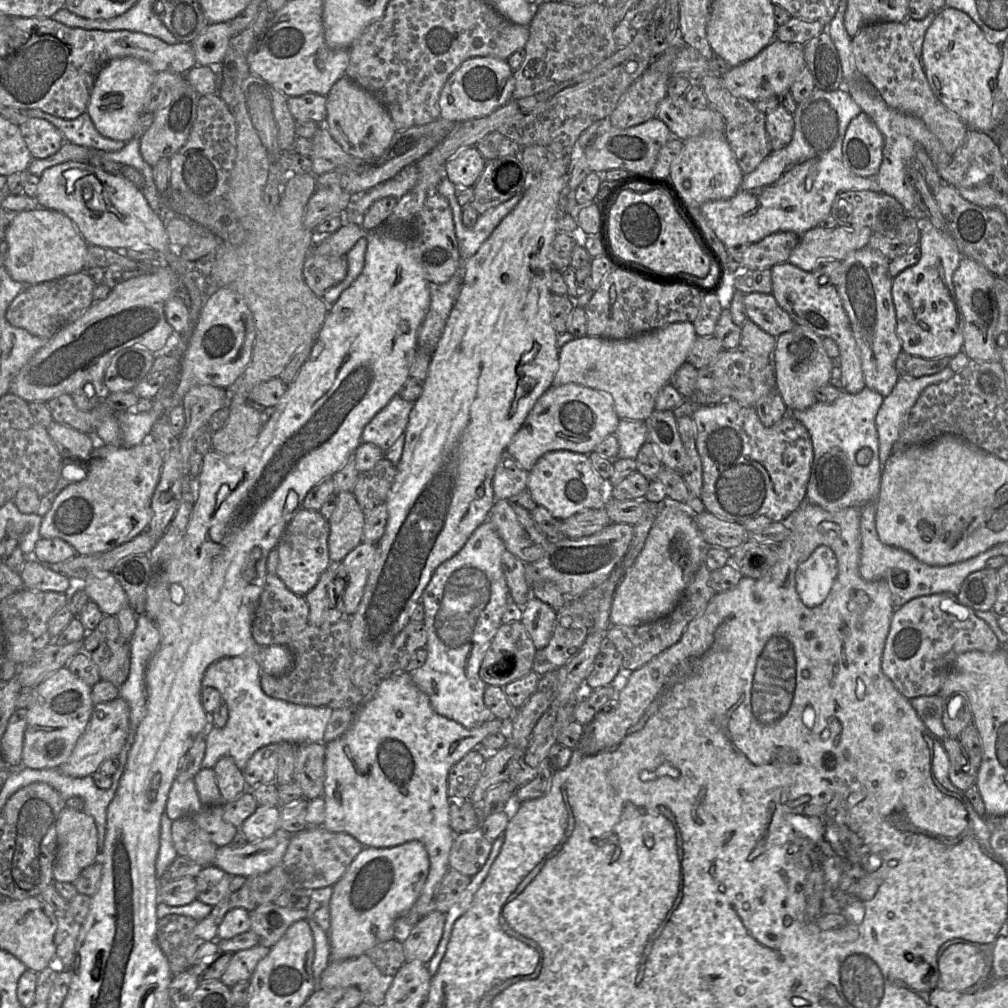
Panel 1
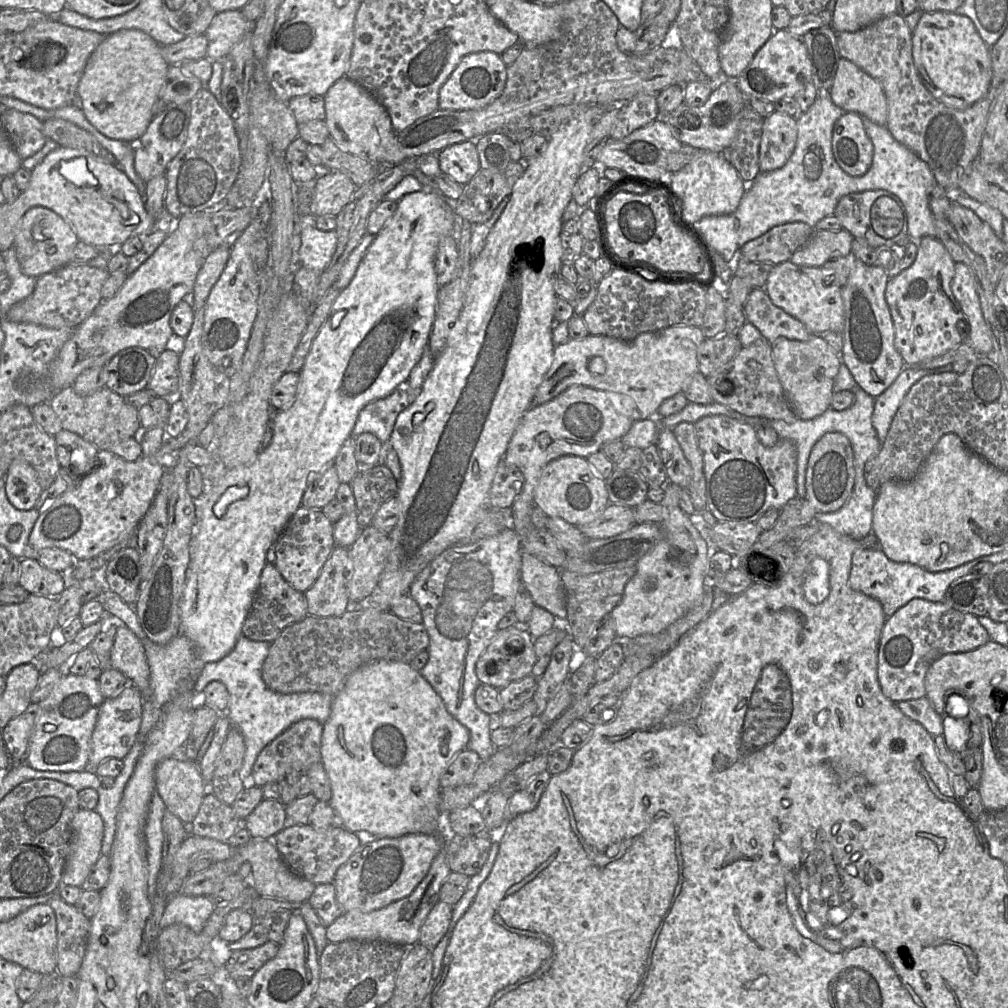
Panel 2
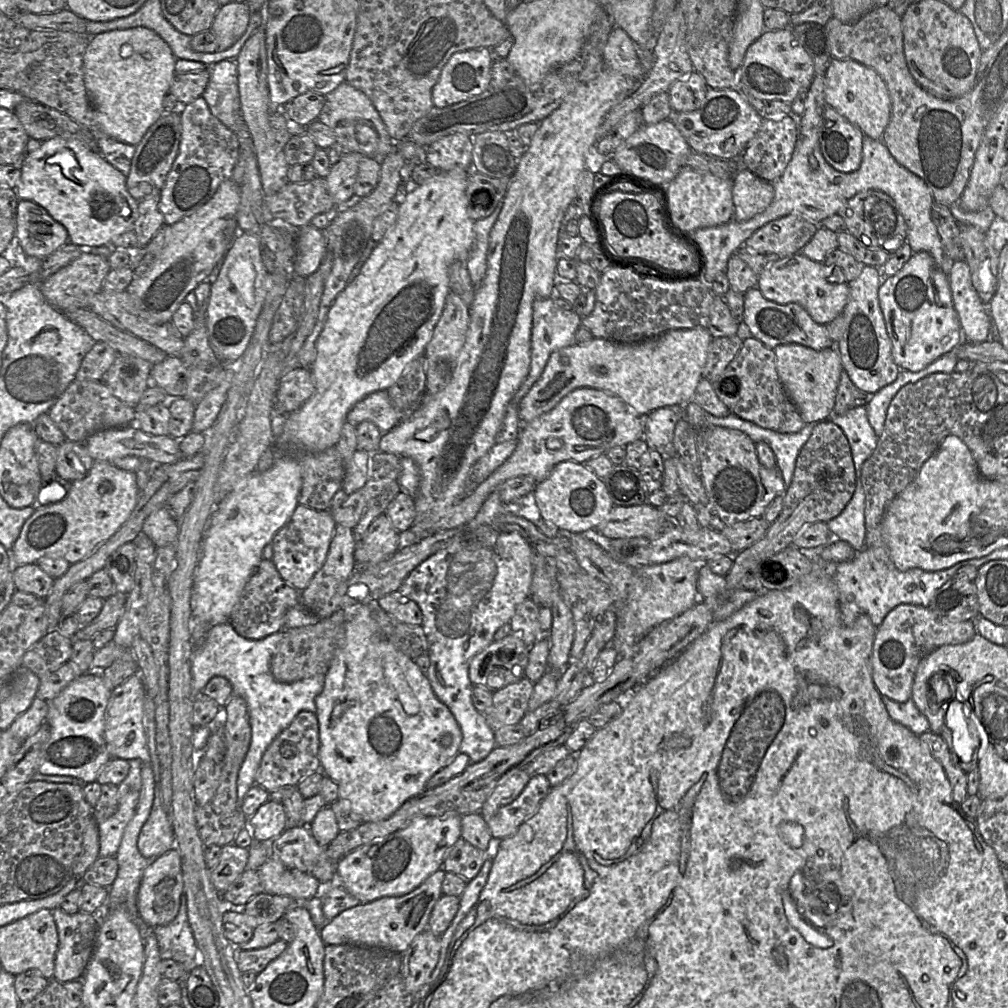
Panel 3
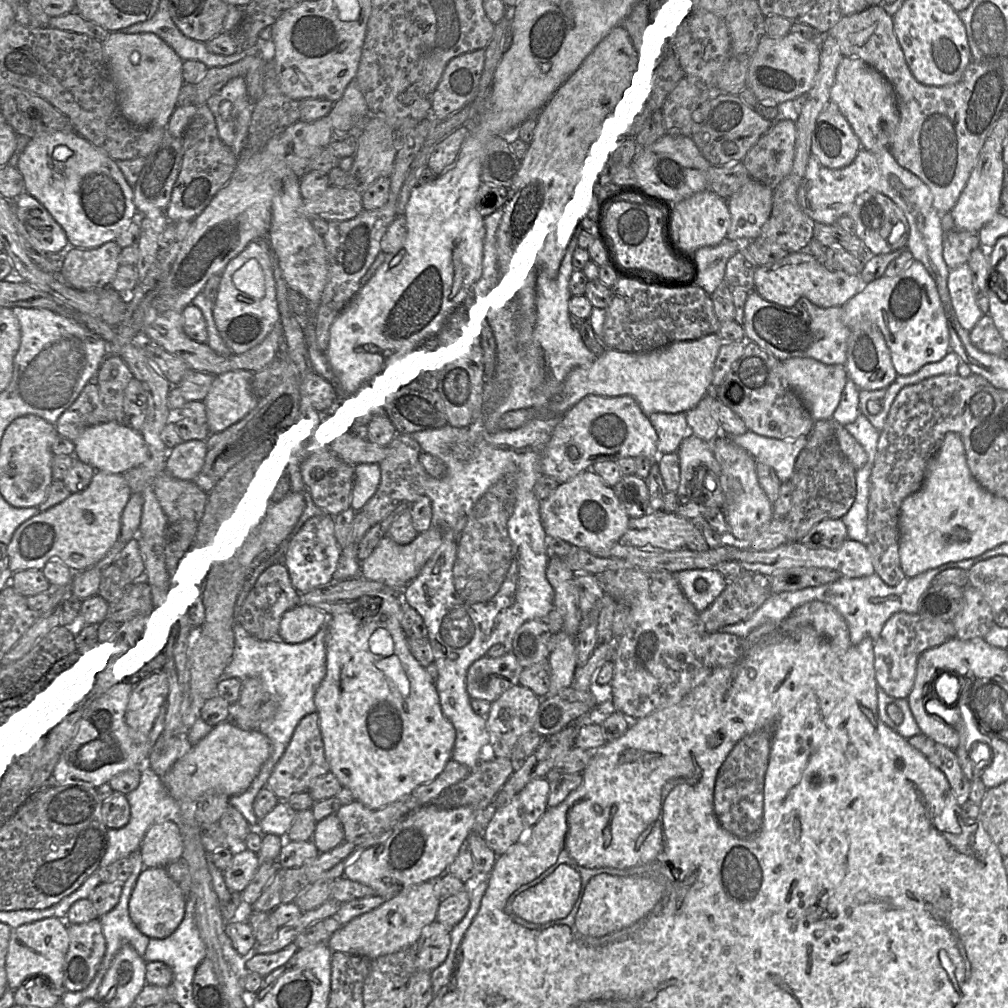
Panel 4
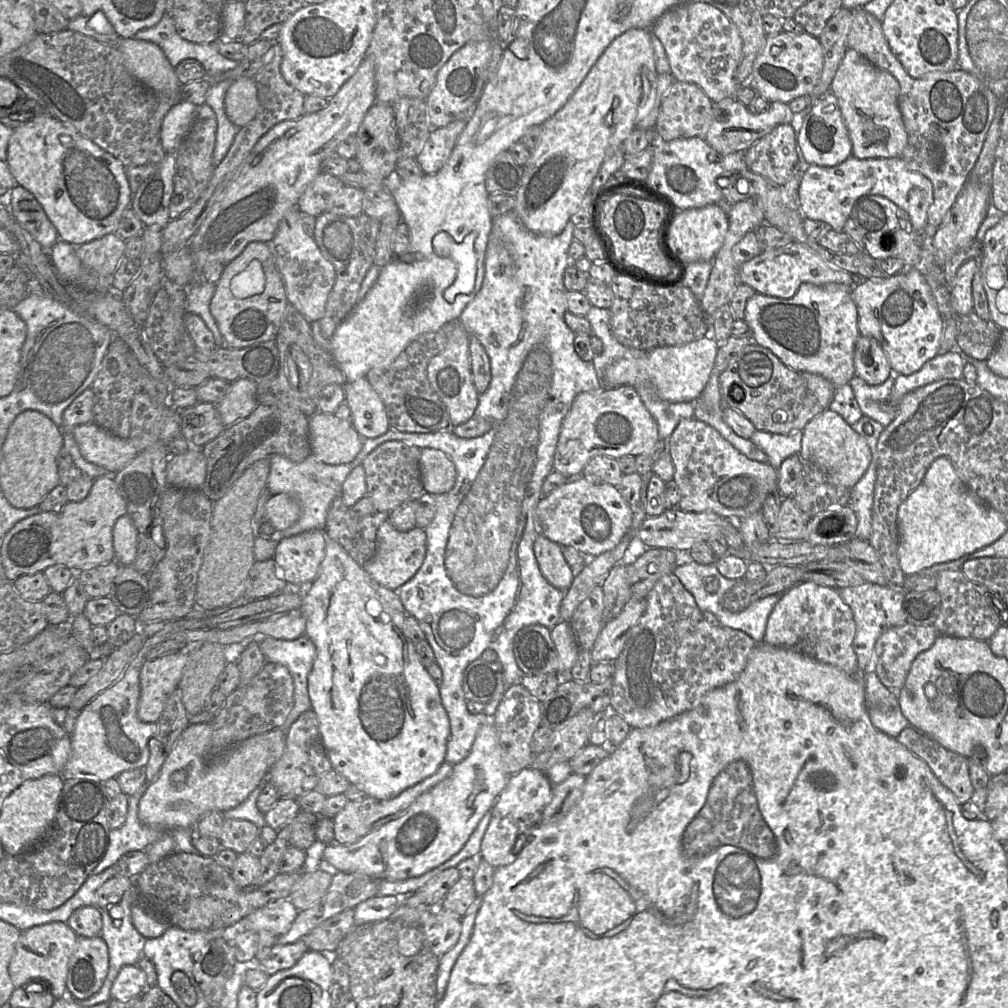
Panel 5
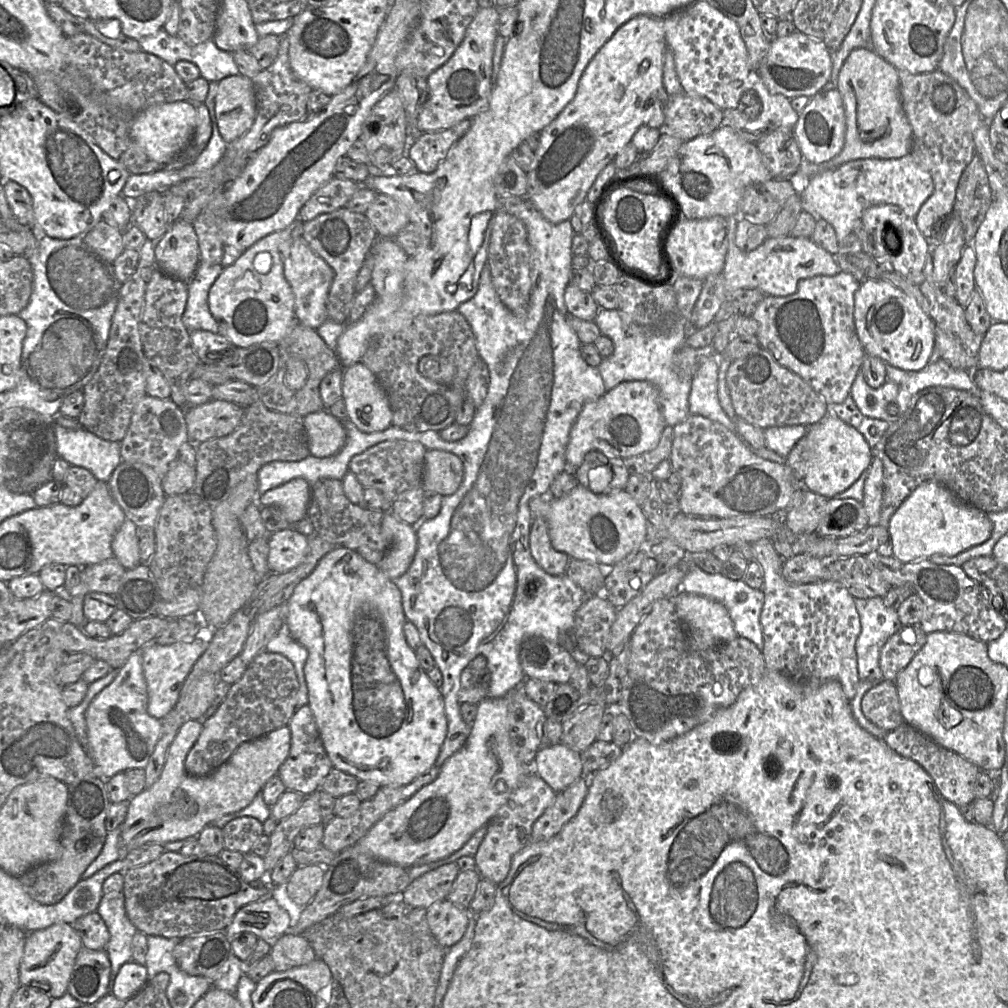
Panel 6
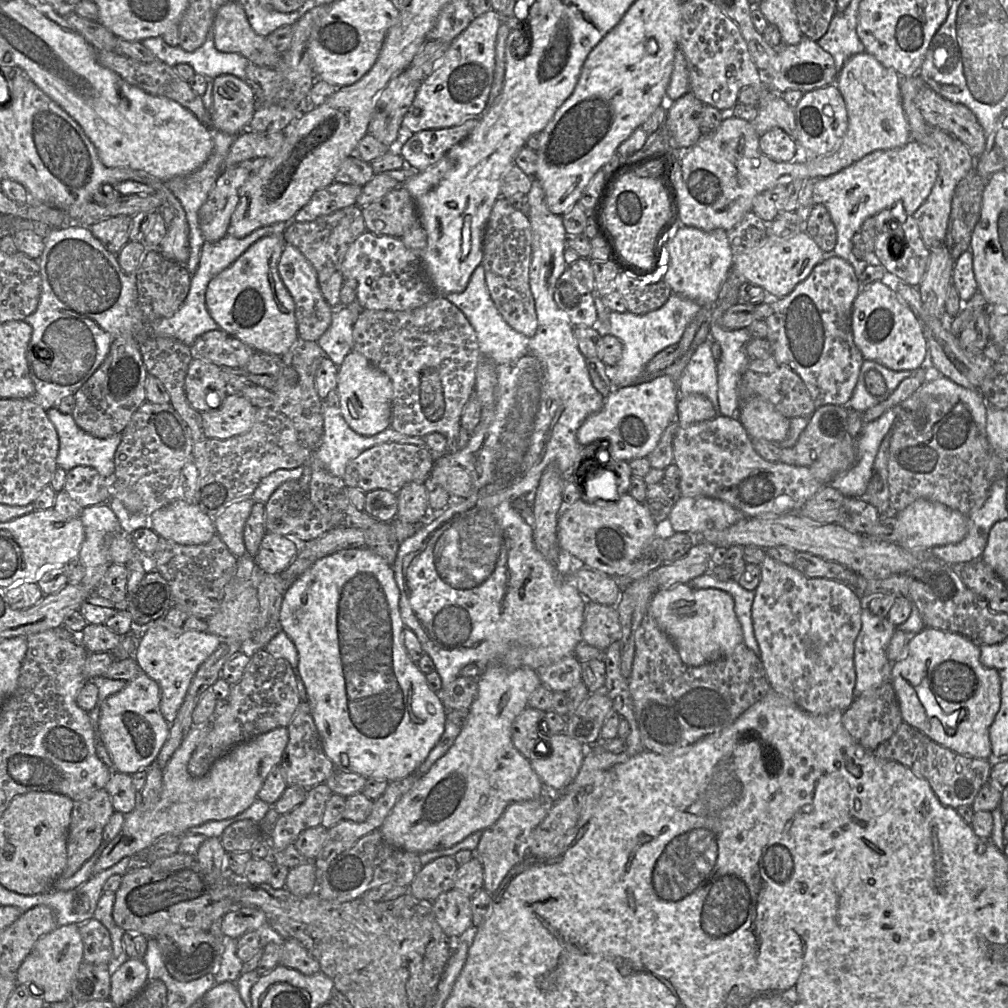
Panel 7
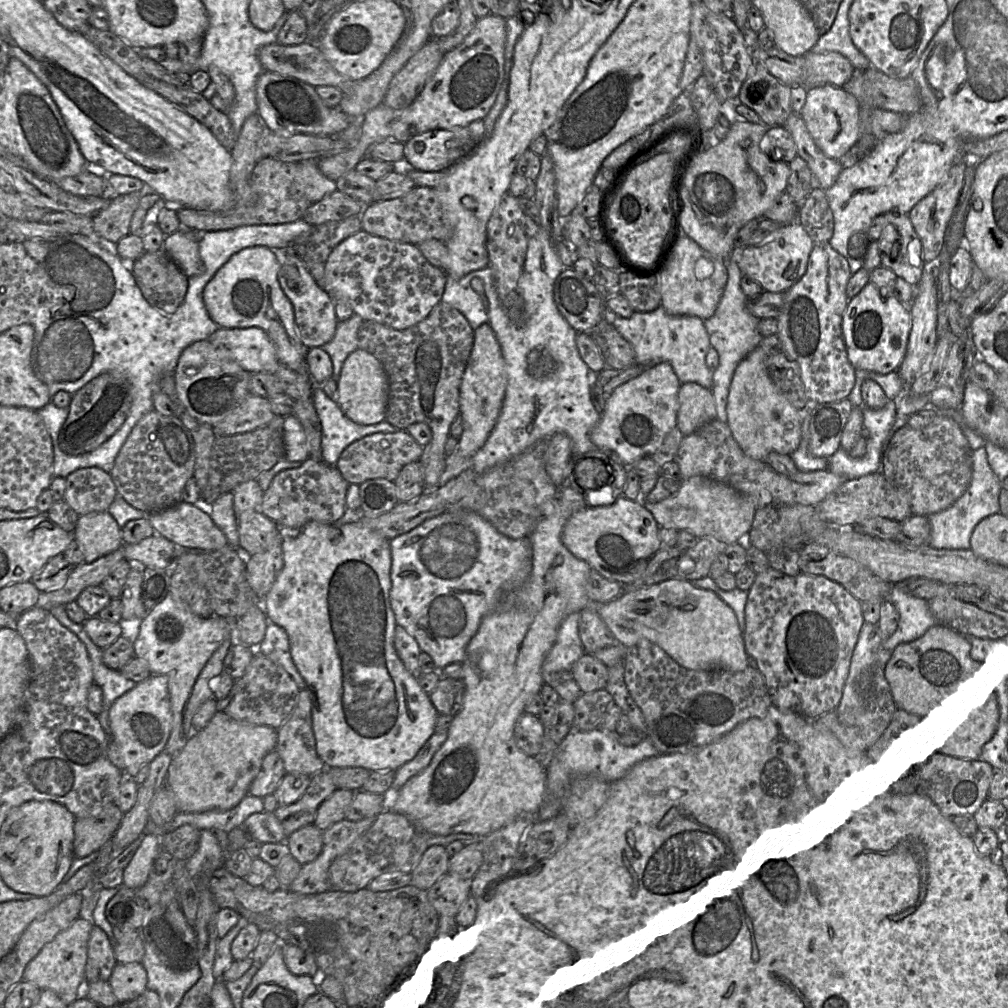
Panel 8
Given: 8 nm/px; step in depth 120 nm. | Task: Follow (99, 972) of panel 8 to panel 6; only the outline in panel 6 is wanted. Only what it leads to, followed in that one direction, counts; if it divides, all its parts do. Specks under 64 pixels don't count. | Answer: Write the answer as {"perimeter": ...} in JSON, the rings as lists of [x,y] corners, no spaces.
{"perimeter":[[[97,911],[79,917],[70,925],[80,936],[83,947],[106,951],[109,931]]]}

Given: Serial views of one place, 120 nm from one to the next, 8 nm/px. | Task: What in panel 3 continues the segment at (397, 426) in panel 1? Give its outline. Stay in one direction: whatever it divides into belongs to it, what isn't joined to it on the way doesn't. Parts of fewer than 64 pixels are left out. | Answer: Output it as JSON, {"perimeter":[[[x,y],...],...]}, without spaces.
{"perimeter":[[[376,391],[357,402],[348,412],[346,421],[357,427],[363,421],[374,423],[382,434],[391,430],[404,417],[392,404],[387,391]]]}

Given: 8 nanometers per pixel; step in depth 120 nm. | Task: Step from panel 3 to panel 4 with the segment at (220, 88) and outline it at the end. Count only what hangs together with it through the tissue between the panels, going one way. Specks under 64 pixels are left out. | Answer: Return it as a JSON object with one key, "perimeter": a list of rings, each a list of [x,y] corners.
{"perimeter":[[[244,77],[230,79],[207,99],[220,139],[231,148],[236,157],[245,147],[254,103],[251,101]]]}

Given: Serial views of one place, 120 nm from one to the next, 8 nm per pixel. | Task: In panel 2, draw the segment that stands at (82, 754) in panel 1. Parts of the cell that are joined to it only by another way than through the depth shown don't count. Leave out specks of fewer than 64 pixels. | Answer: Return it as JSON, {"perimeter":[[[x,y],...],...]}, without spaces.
{"perimeter":[[[133,684],[127,685],[118,696],[105,699],[99,708],[98,718],[91,739],[89,768],[116,758],[123,760],[134,745],[142,721],[143,697]]]}

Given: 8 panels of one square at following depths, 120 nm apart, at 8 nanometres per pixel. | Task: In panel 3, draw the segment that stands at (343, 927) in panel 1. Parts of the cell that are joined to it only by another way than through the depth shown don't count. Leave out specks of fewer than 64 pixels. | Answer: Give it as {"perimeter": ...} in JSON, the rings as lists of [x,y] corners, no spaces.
{"perimeter":[[[461,816],[418,818],[405,827],[349,852],[336,864],[336,879],[360,903],[403,896],[443,866],[449,849],[461,838]]]}

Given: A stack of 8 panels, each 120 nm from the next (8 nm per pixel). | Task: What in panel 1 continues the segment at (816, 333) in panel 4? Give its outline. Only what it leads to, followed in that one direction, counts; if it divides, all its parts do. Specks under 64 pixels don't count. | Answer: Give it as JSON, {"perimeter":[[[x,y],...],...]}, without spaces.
{"perimeter":[[[744,294],[743,301],[748,319],[776,338],[784,332],[791,331],[796,325],[772,294]]]}

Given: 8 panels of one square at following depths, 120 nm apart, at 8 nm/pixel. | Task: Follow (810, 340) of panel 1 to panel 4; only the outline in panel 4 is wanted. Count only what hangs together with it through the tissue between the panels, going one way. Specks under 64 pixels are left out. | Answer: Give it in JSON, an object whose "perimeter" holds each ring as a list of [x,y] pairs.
{"perimeter":[[[807,357],[790,358],[783,363],[788,382],[803,401],[815,421],[831,419],[848,379],[845,365],[828,365]]]}

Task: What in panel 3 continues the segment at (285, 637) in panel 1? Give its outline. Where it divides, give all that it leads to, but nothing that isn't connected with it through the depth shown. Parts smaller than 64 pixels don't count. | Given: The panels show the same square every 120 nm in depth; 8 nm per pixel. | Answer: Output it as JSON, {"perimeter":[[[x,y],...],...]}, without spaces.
{"perimeter":[[[262,559],[243,589],[229,621],[240,636],[247,639],[262,639],[283,630],[286,612],[300,602],[300,591],[282,579],[273,561]]]}

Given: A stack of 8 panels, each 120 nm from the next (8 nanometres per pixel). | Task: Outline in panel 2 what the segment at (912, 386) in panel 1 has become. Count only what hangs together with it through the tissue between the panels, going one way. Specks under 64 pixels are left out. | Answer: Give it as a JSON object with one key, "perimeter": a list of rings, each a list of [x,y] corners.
{"perimeter":[[[952,364],[935,369],[905,367],[897,379],[881,395],[875,398],[872,425],[881,445],[885,441],[892,420],[910,388],[926,375],[951,371]]]}

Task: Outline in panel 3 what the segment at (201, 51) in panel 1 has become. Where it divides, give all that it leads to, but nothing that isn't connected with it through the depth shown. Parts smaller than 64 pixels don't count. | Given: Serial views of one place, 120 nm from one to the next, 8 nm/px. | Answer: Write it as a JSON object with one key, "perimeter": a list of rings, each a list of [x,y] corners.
{"perimeter":[[[231,2],[220,6],[210,31],[215,36],[218,51],[231,47],[246,31],[250,11],[246,2]]]}

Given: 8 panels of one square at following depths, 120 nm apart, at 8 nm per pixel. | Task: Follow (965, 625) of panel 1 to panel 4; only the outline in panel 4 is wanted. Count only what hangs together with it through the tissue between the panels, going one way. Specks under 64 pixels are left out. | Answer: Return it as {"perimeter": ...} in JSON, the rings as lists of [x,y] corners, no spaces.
{"perimeter":[[[895,613],[887,620],[874,643],[874,670],[877,685],[889,696],[907,698],[913,687],[919,656],[924,651],[955,637],[956,630],[952,621],[928,619],[918,613]]]}

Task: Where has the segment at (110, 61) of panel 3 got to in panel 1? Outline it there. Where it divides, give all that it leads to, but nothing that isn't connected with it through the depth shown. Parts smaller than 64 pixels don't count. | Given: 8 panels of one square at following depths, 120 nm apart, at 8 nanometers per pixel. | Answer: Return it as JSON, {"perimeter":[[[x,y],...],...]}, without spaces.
{"perimeter":[[[132,57],[113,59],[103,67],[94,83],[85,112],[103,137],[124,142],[135,137],[136,124],[145,112],[156,74],[148,63]]]}

